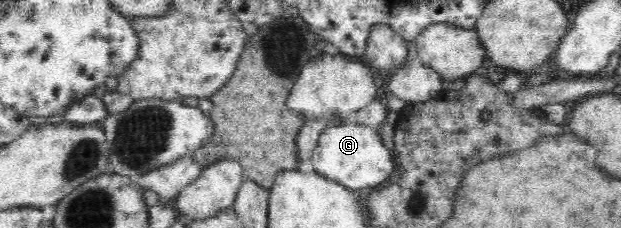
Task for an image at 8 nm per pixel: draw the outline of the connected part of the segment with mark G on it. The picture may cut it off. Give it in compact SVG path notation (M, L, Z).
M347 122L326 128L311 152L309 167L312 171L336 181L348 189L362 189L366 185L380 185L393 172L392 152L382 144L377 130L360 123Z

